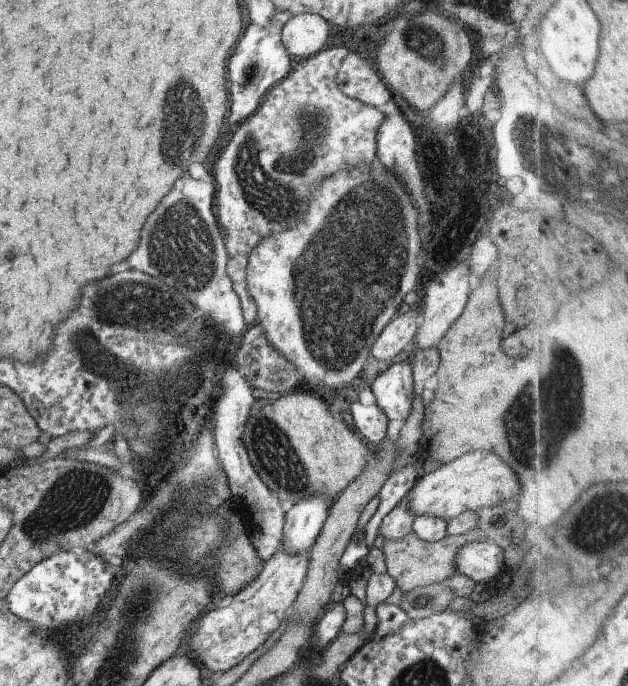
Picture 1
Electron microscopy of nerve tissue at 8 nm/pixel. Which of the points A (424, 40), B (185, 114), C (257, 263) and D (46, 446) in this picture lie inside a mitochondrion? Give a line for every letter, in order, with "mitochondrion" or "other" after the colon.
A: mitochondrion
B: mitochondrion
C: other
D: other

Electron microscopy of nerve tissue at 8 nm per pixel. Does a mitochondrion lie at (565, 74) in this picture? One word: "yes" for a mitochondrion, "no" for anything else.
no

